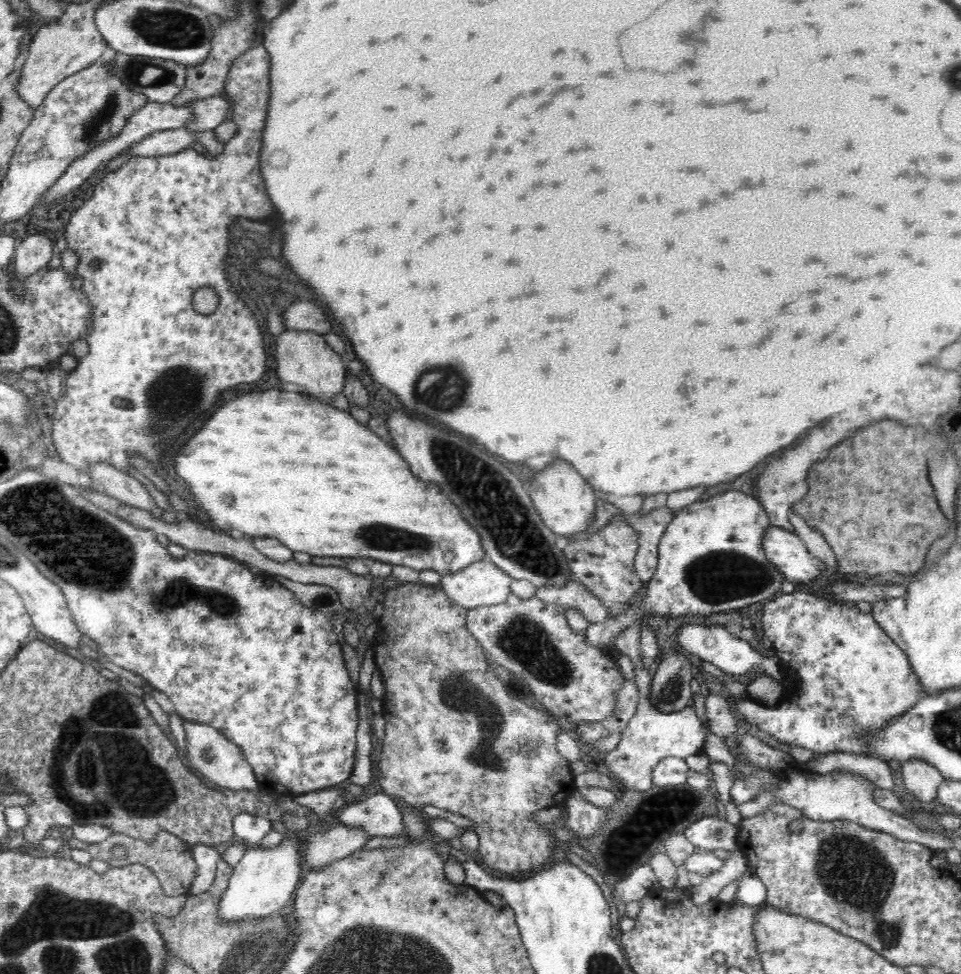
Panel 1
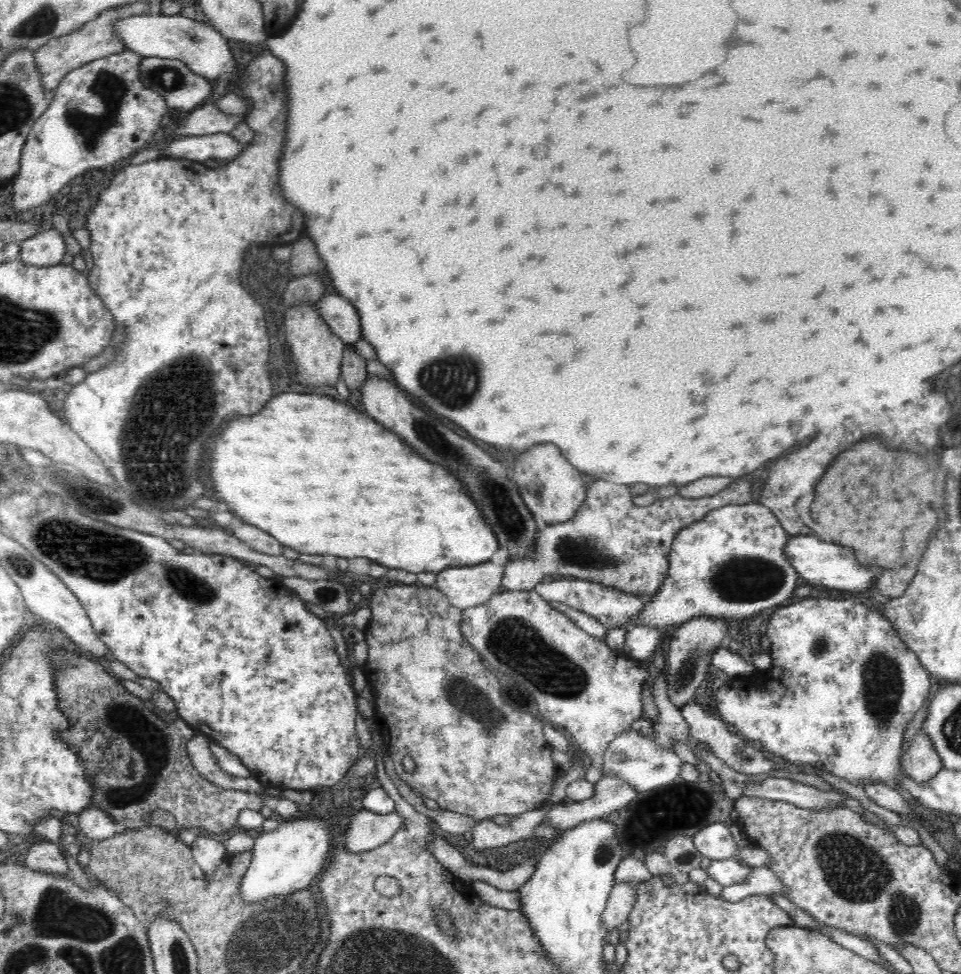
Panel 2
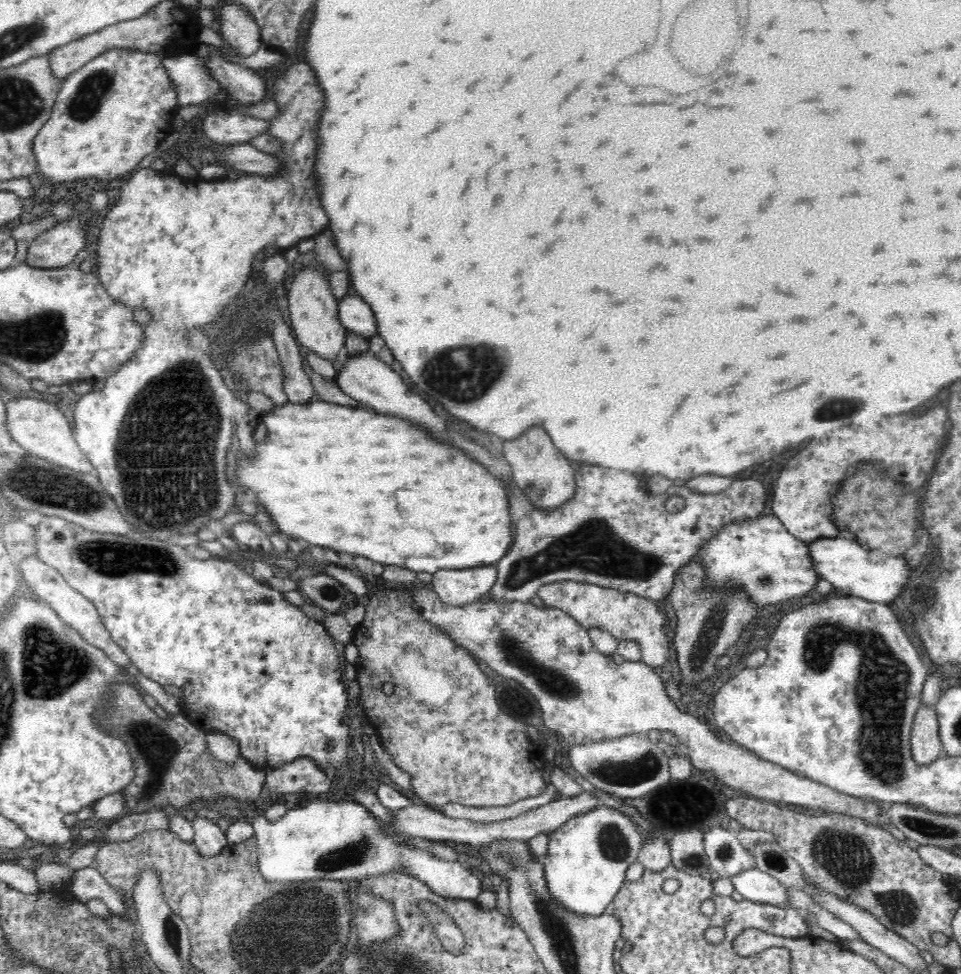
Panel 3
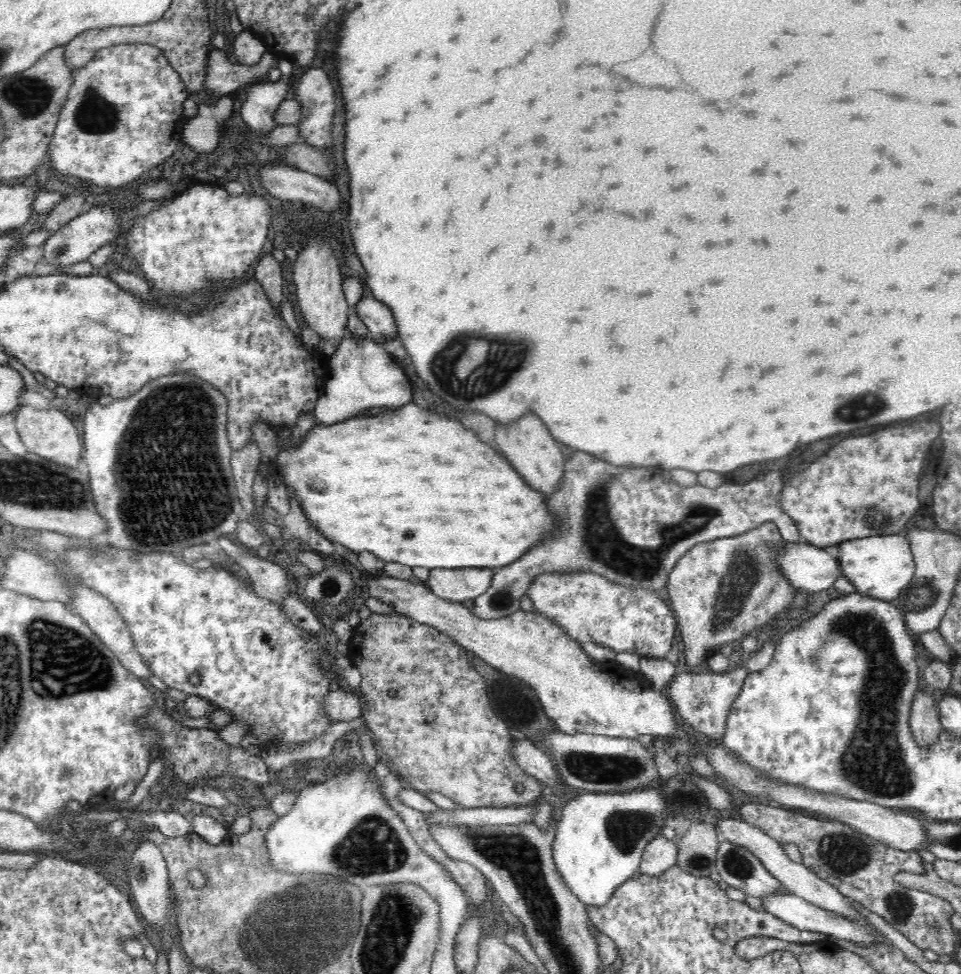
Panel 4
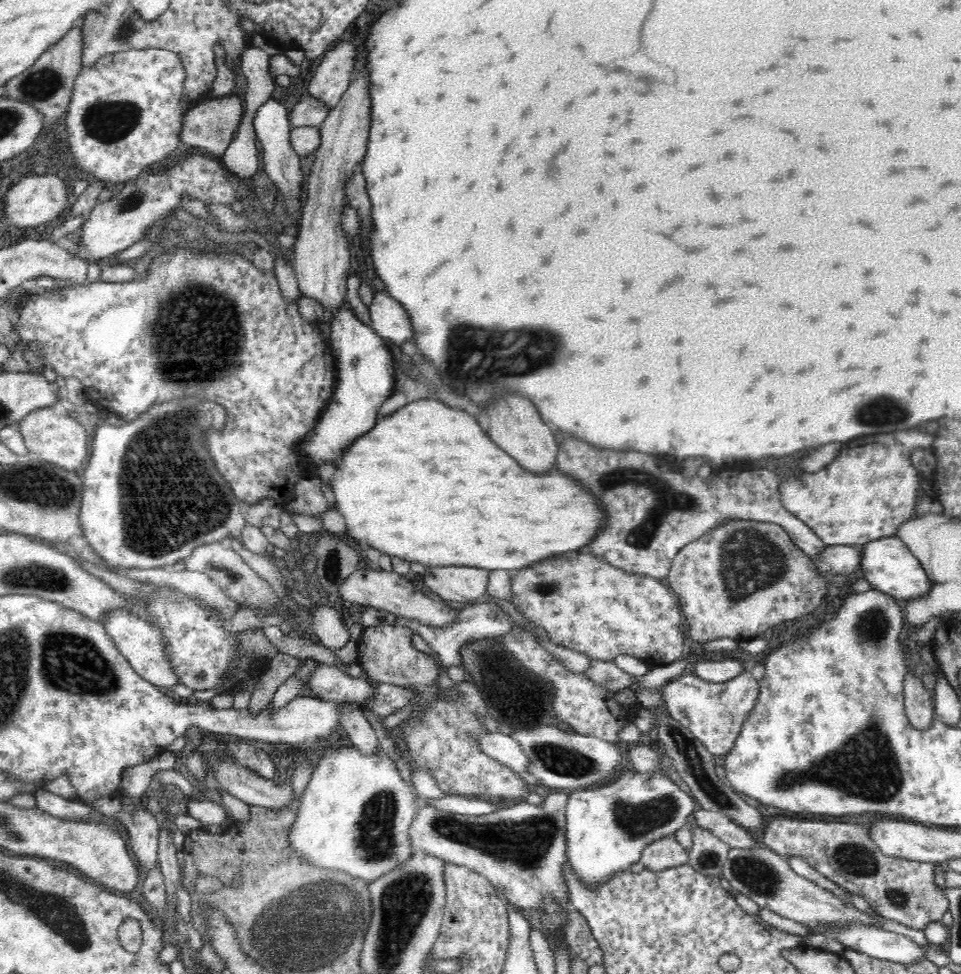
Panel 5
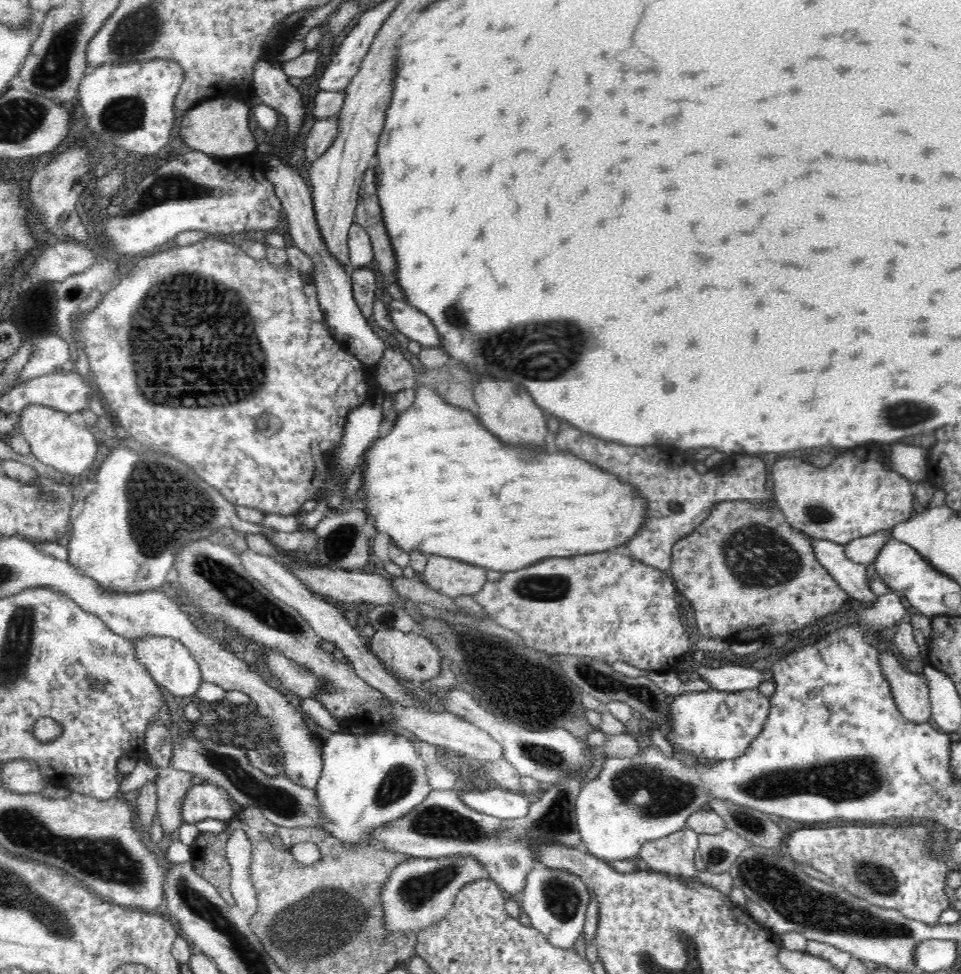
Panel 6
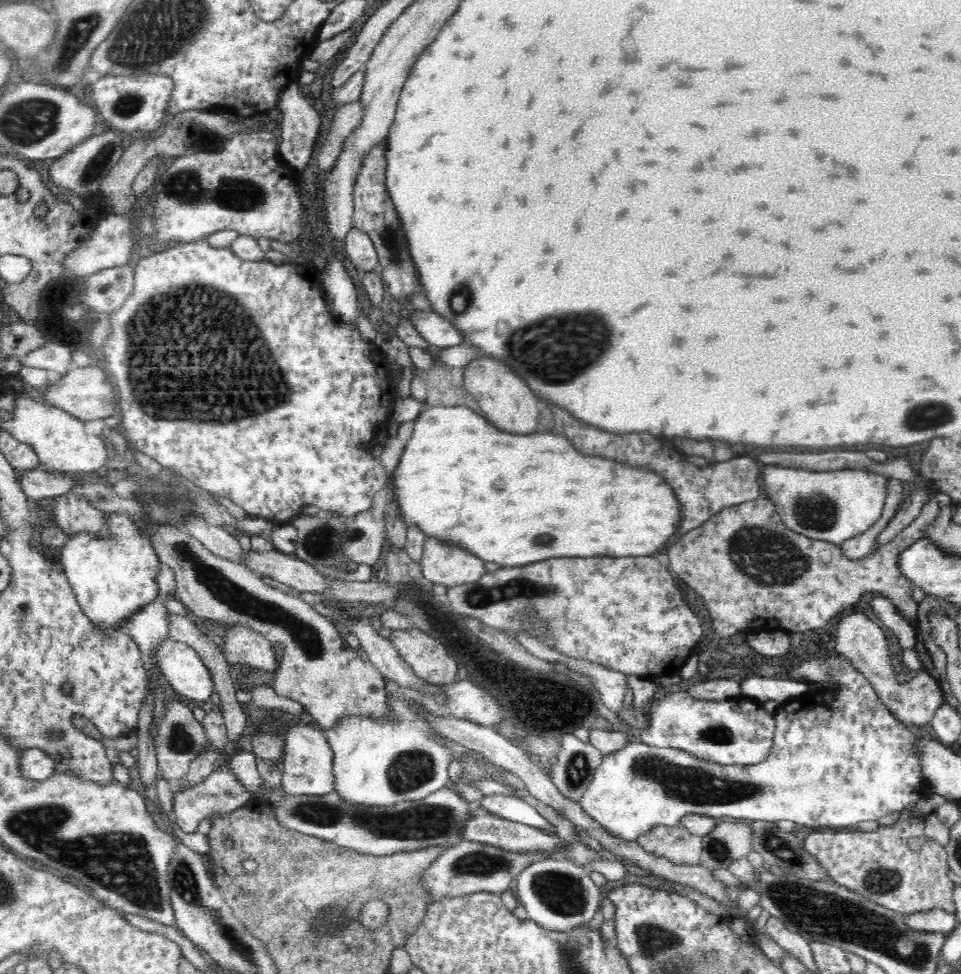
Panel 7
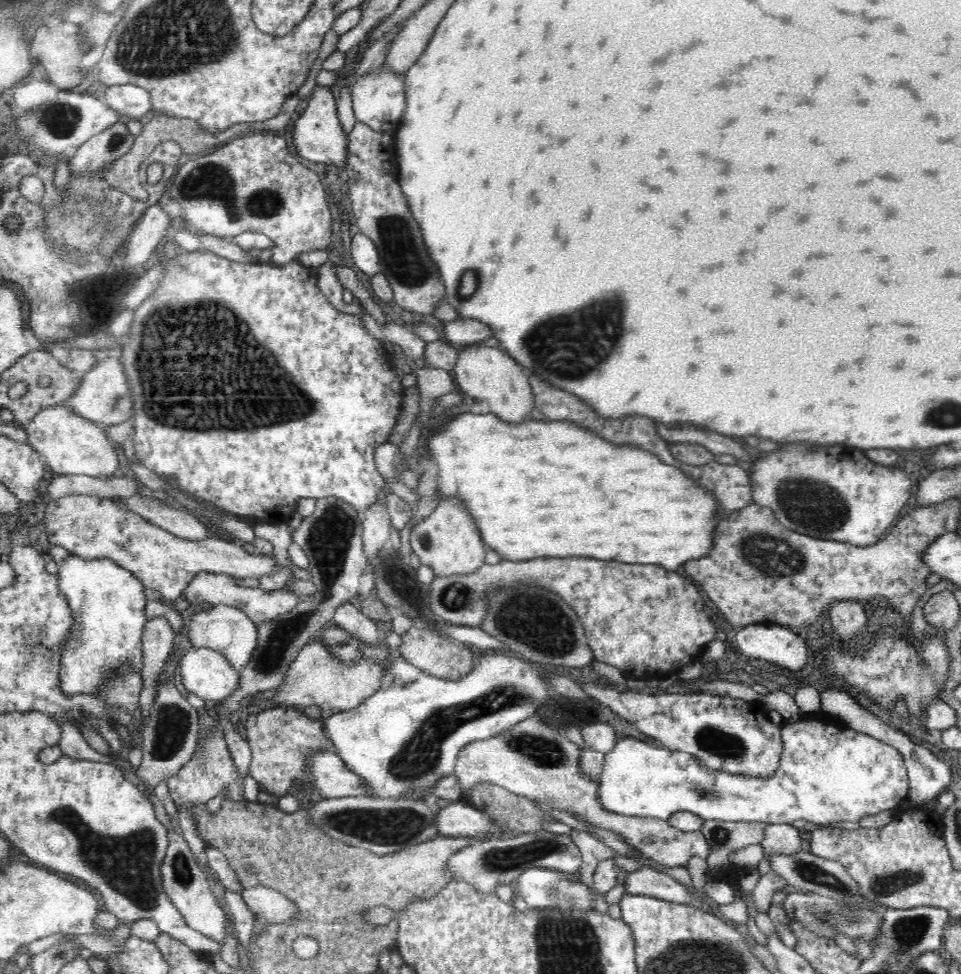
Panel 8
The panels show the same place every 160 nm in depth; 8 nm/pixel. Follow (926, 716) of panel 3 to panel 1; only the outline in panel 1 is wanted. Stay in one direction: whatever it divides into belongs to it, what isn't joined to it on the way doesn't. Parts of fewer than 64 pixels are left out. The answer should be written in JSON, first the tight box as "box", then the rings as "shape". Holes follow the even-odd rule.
{"box":[901,760,942,802],"shape":[[[908,760],[901,766],[903,786],[921,802],[936,801],[942,773],[923,760]]]}

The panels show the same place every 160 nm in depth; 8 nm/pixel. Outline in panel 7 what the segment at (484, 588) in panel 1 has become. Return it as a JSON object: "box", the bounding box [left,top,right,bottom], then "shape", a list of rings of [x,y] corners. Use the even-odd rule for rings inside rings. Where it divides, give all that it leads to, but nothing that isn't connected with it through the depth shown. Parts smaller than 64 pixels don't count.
{"box":[420,537,487,588],"shape":[[[430,537],[425,540],[420,563],[424,581],[443,584],[447,588],[477,582],[487,572],[481,558]]]}

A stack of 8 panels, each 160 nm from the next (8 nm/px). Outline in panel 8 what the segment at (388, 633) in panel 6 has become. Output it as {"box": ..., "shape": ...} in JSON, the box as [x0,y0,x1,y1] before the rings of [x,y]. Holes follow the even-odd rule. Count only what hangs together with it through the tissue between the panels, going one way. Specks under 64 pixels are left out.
{"box":[396,624,475,680],"shape":[[[418,624],[401,634],[401,638],[402,643],[396,651],[399,656],[429,675],[444,680],[458,680],[466,676],[475,666],[472,664],[472,652],[468,650],[467,644],[459,644],[444,634],[421,628]]]}

